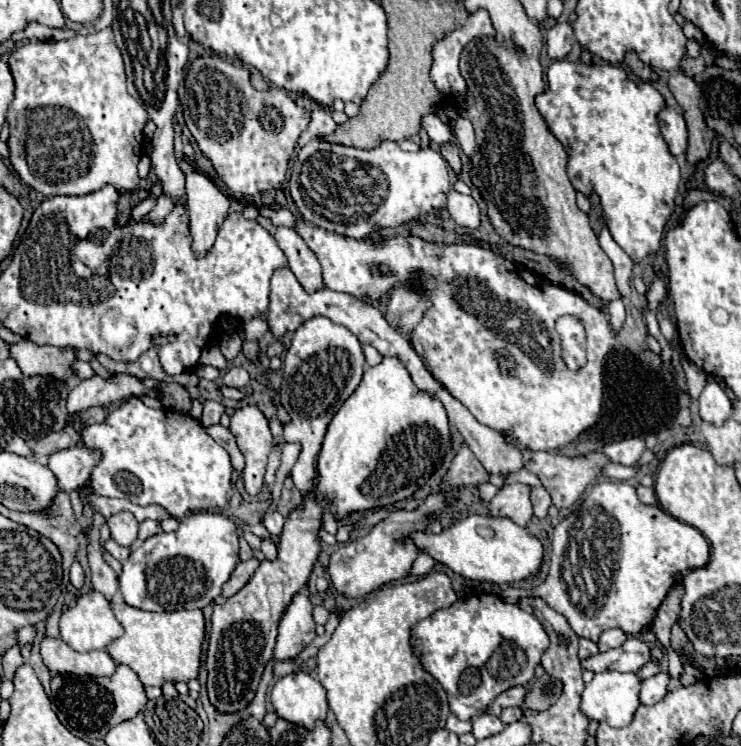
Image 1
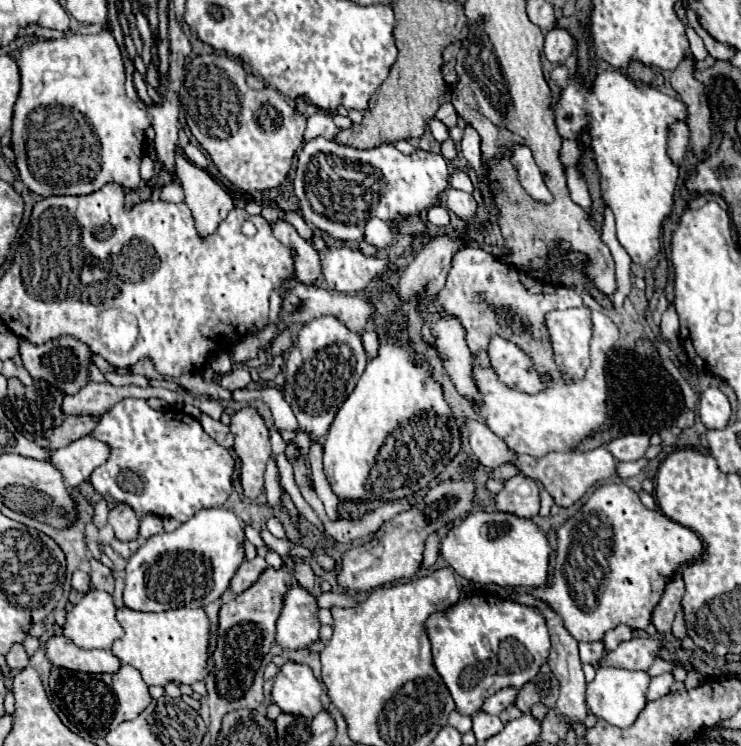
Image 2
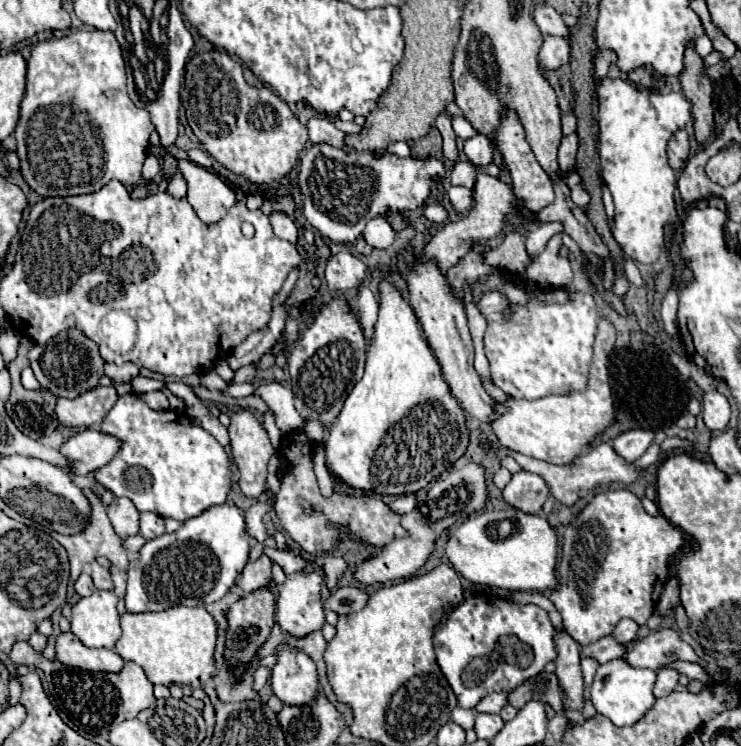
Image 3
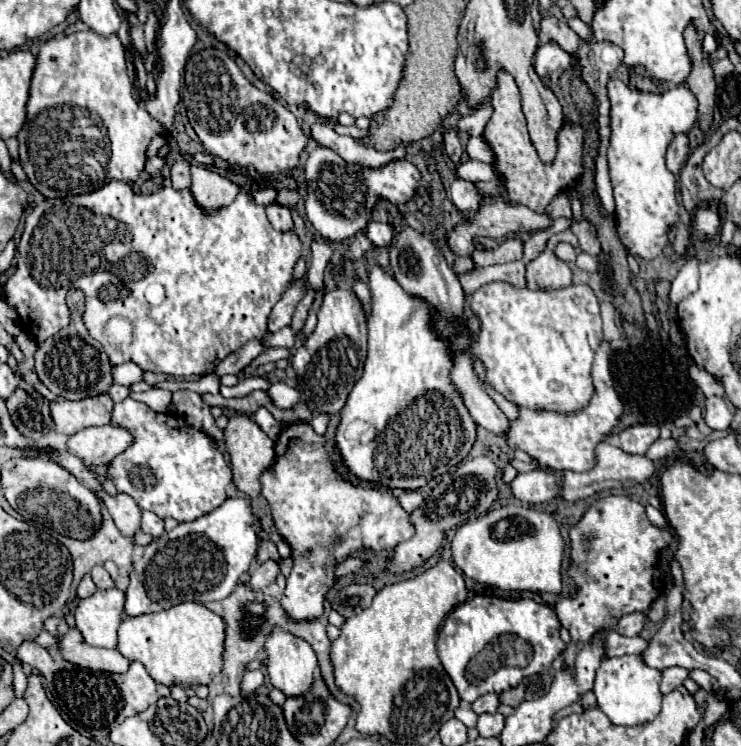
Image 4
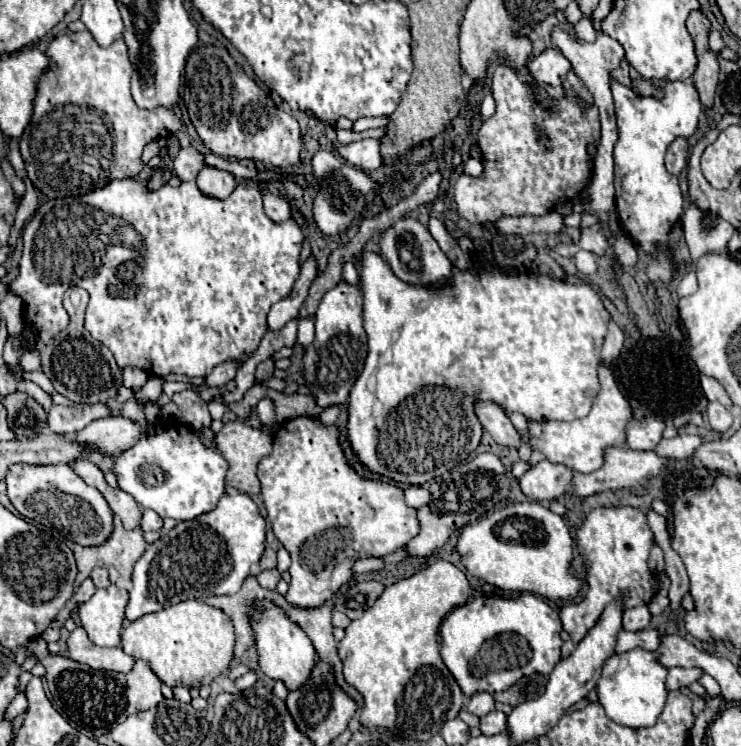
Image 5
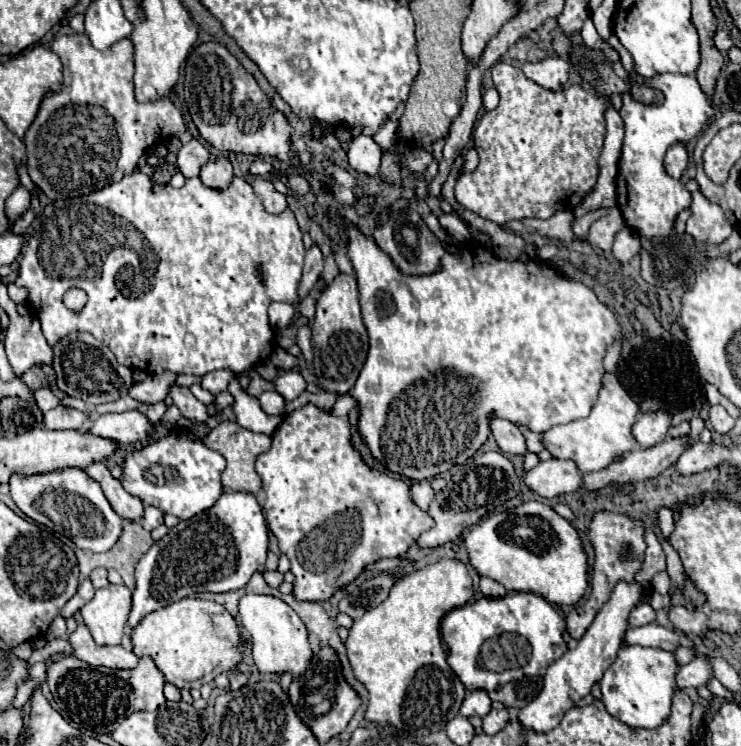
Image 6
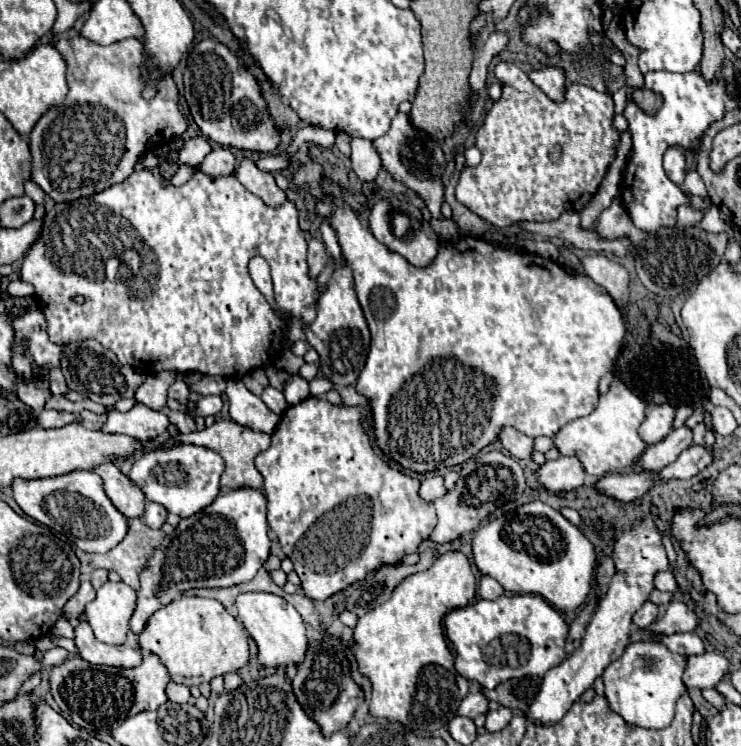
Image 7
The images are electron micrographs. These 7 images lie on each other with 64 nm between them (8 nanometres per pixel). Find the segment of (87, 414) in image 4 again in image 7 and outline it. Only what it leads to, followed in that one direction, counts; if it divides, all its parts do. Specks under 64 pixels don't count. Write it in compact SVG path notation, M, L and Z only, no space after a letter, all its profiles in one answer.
M42 410L38 414L38 424L42 428L62 428L66 424L70 424L72 420L78 420L74 414L70 412L58 412L58 410Z

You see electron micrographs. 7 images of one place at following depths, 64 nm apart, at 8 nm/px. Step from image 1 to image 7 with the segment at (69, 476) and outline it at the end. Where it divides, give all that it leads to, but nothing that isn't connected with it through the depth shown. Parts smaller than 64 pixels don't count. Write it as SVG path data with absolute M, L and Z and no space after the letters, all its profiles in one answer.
M136 404L132 410L124 414L114 410L100 430L114 432L114 434L126 434L126 436L146 442L146 440L154 440L156 436L164 434L168 426L170 426L170 420L164 412L152 410L144 404Z

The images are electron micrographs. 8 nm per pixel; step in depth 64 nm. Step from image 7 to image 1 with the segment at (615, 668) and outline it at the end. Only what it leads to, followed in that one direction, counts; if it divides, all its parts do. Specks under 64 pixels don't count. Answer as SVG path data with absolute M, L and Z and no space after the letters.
M616 670L598 672L594 676L594 680L590 684L586 684L586 688L584 688L580 710L592 720L598 720L598 722L606 720L612 728L624 728L632 722L632 716L634 716L636 708L640 706L640 698L638 698L640 684L642 684L642 680L634 672L628 672L628 674L616 672Z

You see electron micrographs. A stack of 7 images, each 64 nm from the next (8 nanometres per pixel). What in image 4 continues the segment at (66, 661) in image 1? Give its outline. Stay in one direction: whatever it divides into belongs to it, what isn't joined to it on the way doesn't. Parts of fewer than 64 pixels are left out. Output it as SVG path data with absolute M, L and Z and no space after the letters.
M70 628L68 634L60 640L62 656L82 668L100 670L100 672L126 672L130 666L130 660L120 654L120 650L112 648L96 648L88 646L84 638L80 636L78 628Z

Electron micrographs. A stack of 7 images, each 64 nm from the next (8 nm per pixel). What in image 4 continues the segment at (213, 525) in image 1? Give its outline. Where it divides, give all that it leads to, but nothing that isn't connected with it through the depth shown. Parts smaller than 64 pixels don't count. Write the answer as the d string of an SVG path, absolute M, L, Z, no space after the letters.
M226 498L224 504L220 504L214 512L204 514L192 522L182 522L174 530L166 532L158 540L150 542L144 548L144 554L140 560L134 562L134 568L130 572L130 586L126 590L126 616L140 616L150 612L160 612L166 608L172 608L182 602L210 602L210 600L222 600L230 596L242 574L248 572L252 560L258 552L260 542L260 520L252 510L252 504L248 498Z

